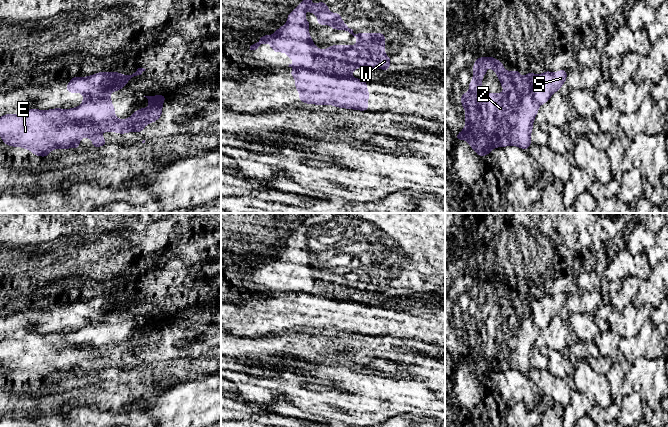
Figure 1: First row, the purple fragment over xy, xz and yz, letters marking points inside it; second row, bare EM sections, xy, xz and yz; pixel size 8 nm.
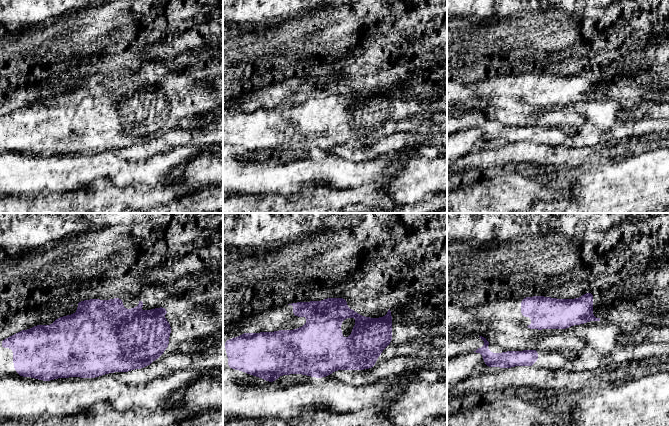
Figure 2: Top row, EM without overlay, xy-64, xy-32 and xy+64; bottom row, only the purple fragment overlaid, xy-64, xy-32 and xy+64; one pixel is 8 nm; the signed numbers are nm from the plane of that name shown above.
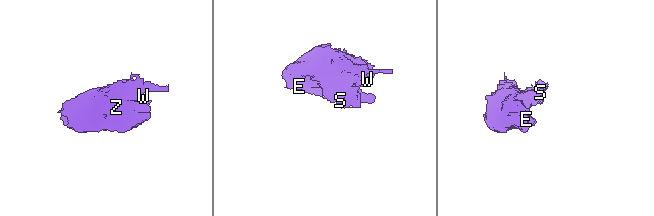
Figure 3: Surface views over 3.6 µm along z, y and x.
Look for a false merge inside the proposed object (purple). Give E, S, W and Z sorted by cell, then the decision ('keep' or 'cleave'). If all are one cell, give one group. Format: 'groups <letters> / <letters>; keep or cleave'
groups E W Z / S; cleave

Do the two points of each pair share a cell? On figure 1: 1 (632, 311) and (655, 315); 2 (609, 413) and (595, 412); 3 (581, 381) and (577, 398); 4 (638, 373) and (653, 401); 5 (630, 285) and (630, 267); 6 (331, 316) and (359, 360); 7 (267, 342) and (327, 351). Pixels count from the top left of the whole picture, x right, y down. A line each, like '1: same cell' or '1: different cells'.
1: different cells
2: same cell
3: different cells
4: same cell
5: different cells
6: different cells
7: same cell

